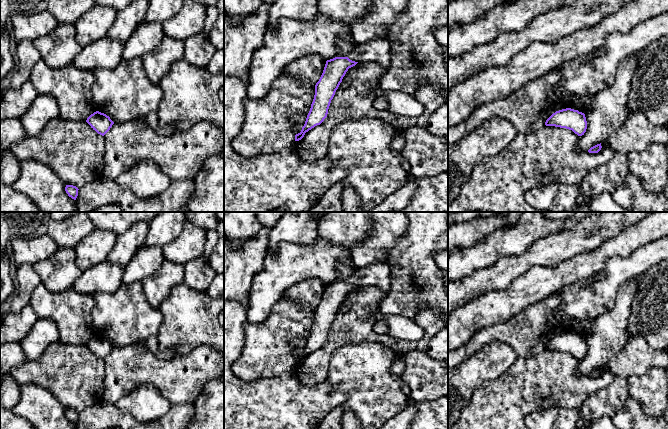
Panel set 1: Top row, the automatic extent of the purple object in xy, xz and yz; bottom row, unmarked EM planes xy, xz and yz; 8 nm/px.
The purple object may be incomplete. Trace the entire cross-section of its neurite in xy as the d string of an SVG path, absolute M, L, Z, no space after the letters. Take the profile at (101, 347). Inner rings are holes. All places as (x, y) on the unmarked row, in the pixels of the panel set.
M99 335L91 338L87 342L86 346L91 350L93 354L102 360L104 360L114 348L109 340Z

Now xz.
M388 262L356 268L347 281L327 284L323 297L315 309L315 319L310 335L295 365L301 364L305 357L320 349L327 341L328 333L336 314L349 292L357 287L374 286L387 294L390 291L391 266Z

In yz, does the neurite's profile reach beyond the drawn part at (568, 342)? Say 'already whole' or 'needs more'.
already whole

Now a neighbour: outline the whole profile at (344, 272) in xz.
M339 264L337 266L337 277L336 281L347 281L348 278L354 274L356 271L355 266L347 266L344 264Z

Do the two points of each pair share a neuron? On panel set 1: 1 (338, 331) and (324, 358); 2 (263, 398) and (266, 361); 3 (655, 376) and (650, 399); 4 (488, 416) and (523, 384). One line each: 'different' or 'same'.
1: same
2: different
3: same
4: same

